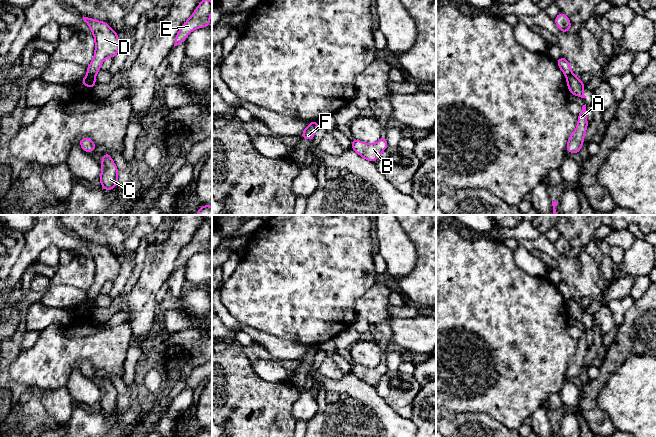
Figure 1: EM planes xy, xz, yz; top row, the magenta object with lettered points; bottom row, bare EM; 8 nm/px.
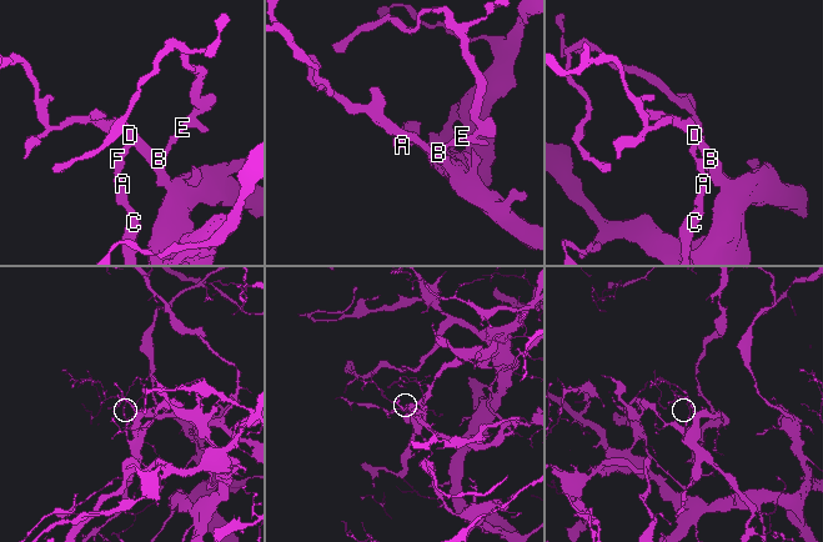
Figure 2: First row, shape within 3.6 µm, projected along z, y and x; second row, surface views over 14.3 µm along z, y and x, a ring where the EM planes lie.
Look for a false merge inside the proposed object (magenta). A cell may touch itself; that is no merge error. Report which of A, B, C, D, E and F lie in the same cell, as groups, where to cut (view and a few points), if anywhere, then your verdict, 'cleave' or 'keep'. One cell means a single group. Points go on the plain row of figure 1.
A C F / B D E; cut in xy along (88, 297), (94, 301); cleave

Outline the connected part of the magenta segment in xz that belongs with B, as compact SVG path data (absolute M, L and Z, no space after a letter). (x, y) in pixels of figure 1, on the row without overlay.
M383 359L380 364L375 368L366 368L358 363L352 364L351 372L357 376L362 382L371 386L376 385L379 379L387 372L388 367Z

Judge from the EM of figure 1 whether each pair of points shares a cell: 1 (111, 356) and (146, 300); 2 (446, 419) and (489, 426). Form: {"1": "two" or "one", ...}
{"1": "two", "2": "one"}

